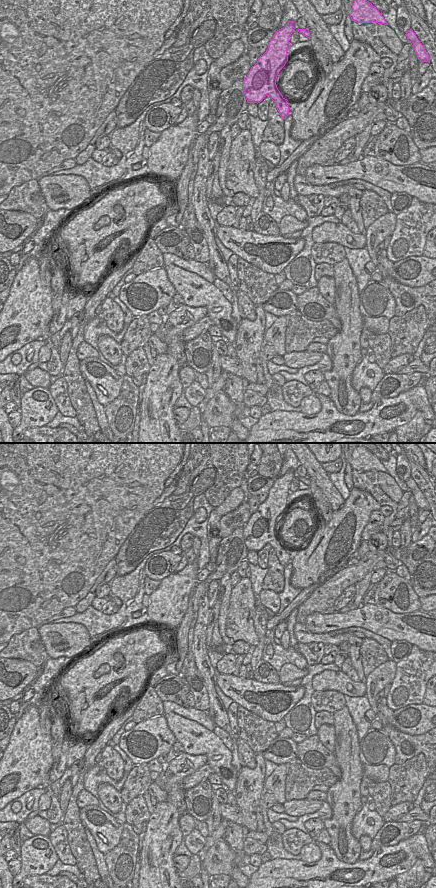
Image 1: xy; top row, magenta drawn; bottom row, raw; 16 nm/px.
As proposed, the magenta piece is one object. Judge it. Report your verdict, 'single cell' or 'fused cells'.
single cell

